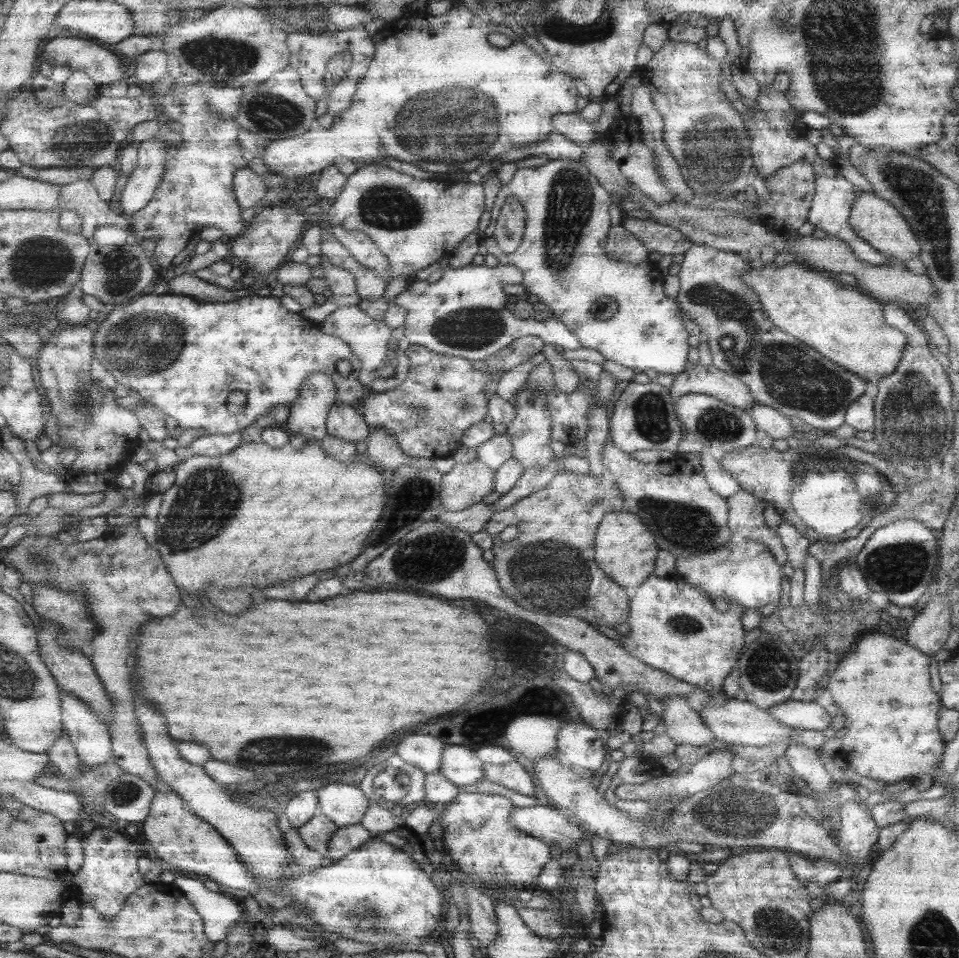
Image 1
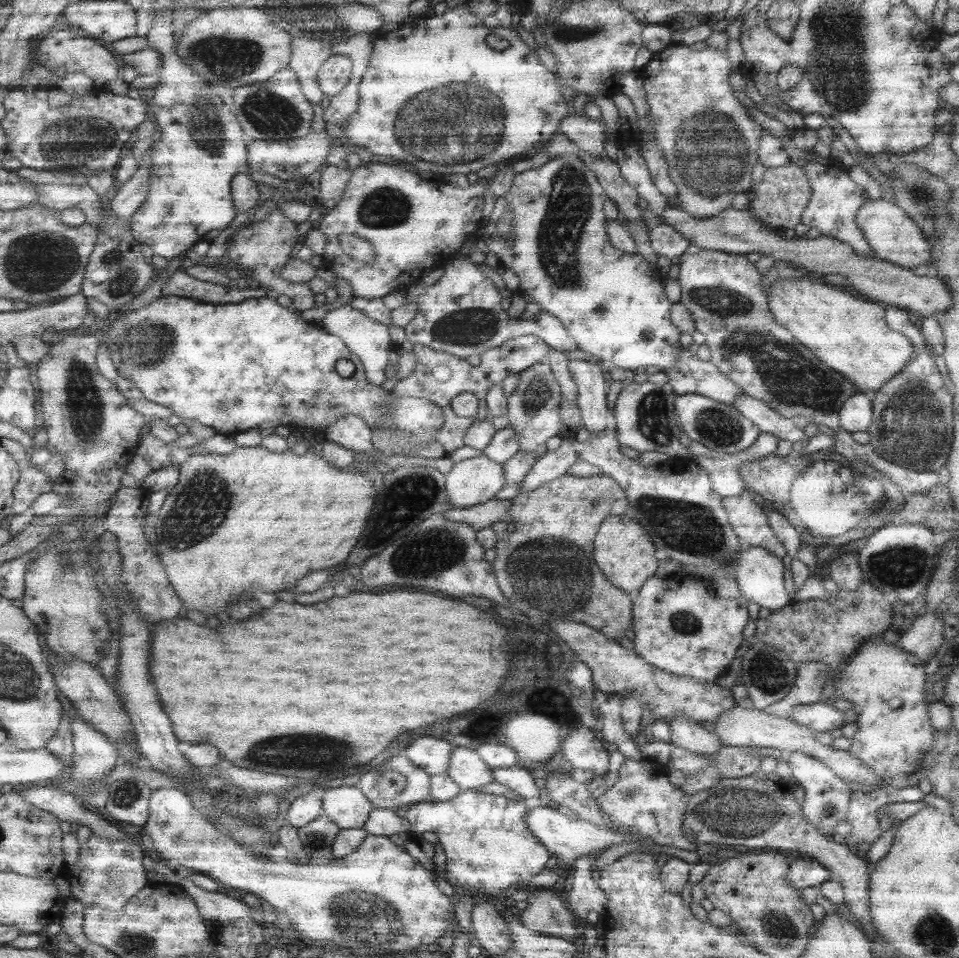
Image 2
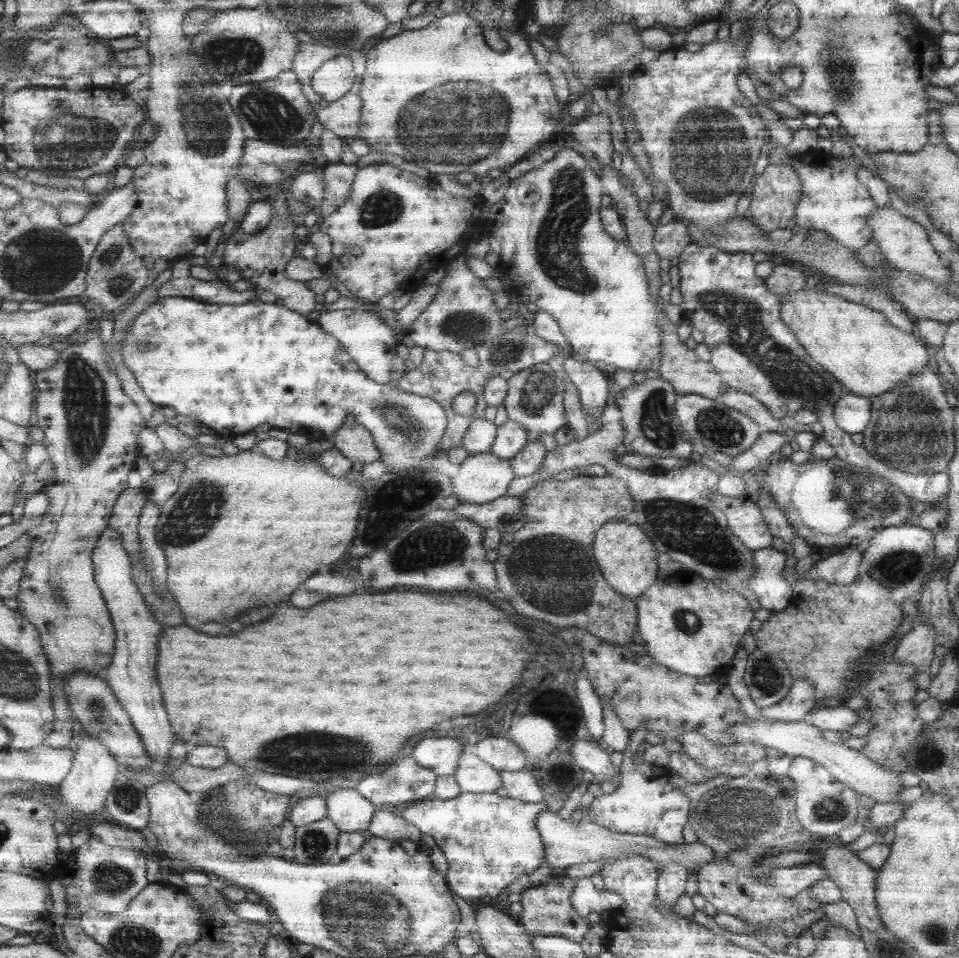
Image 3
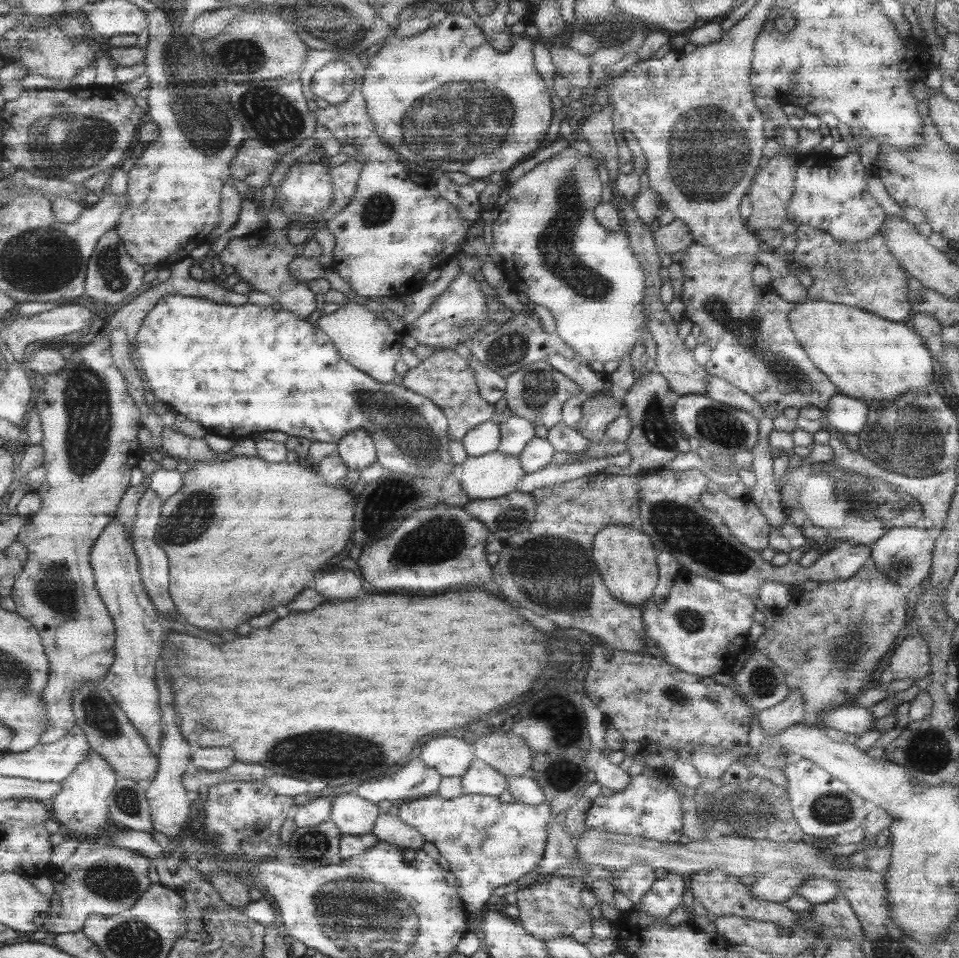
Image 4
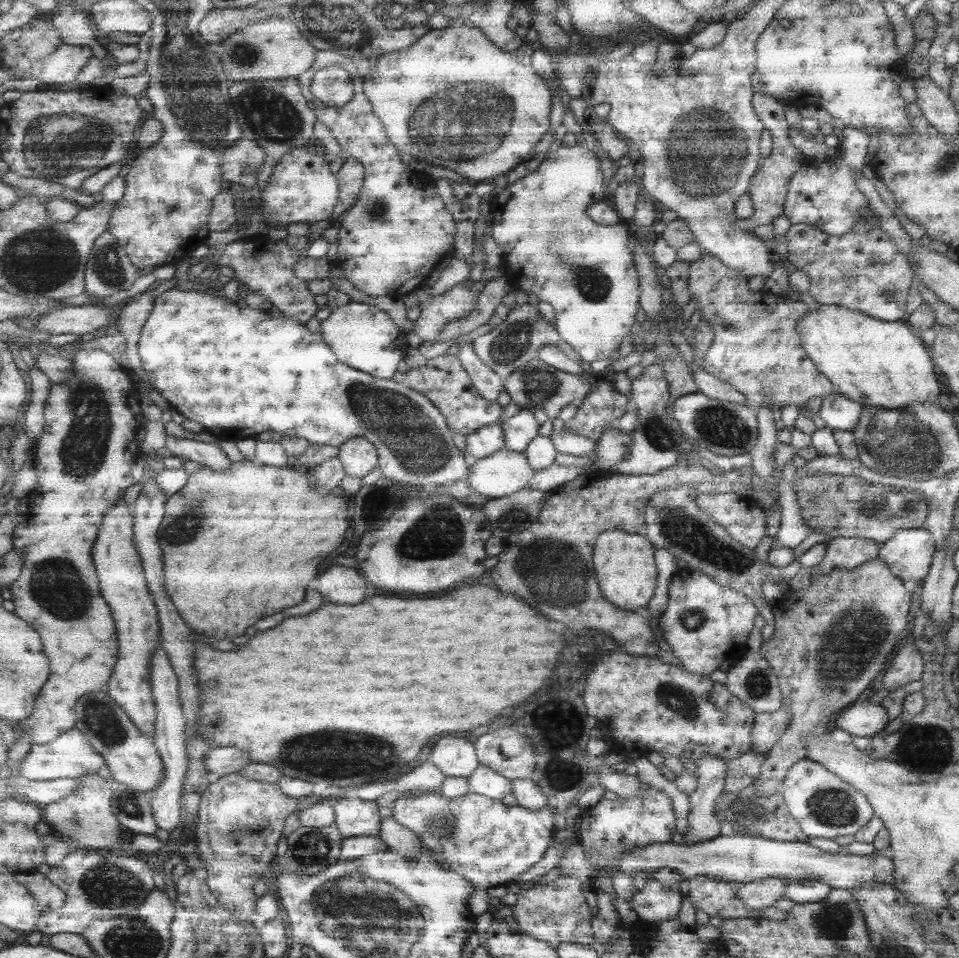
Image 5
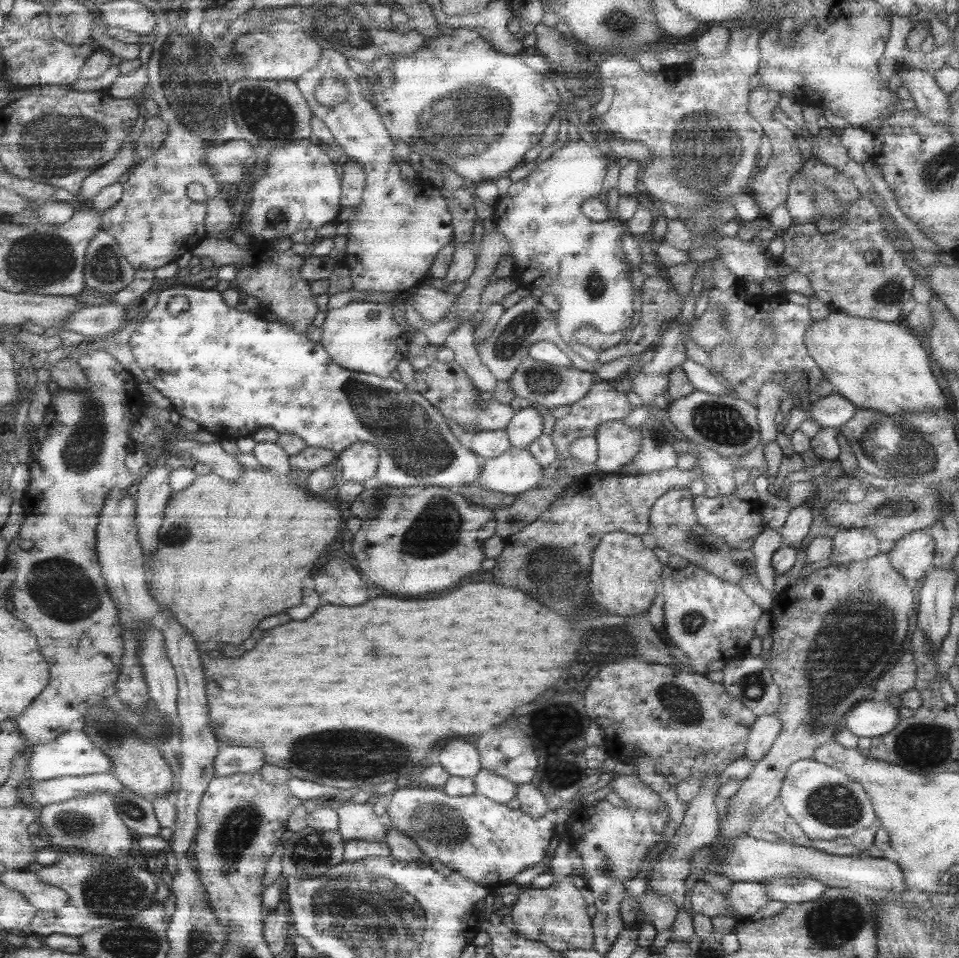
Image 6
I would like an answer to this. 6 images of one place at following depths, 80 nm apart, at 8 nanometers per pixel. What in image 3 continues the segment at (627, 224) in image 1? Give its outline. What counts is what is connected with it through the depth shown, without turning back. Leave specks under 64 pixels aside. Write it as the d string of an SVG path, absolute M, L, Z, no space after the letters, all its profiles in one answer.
M679 221L658 224L653 230L652 248L660 259L677 257L690 243L687 228Z

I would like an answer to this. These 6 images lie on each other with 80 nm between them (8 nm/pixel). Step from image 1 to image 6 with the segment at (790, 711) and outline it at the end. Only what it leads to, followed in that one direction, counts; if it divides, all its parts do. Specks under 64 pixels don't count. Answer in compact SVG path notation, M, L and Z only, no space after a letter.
M886 700L860 701L843 719L843 728L859 738L873 738L893 730L898 724L898 711Z

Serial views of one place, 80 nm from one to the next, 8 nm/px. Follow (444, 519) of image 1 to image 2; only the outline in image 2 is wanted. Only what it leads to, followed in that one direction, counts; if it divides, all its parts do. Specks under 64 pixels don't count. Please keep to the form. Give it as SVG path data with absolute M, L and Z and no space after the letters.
M491 499L477 506L453 507L446 512L446 517L452 521L473 525L473 528L480 531L493 526L496 522L506 522L510 506L510 499Z

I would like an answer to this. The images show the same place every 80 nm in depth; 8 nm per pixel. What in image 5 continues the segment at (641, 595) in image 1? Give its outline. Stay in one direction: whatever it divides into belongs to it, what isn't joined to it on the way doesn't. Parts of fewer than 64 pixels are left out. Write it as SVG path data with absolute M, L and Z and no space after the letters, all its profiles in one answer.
M685 567L671 576L668 595L667 608L657 619L653 631L669 645L682 669L707 676L727 654L746 650L746 639L758 613L741 592L720 586L705 574Z

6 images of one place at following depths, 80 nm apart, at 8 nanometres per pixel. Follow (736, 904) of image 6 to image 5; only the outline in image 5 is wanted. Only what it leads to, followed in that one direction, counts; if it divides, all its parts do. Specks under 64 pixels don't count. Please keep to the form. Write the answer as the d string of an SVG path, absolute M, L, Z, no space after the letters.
M764 878L753 882L740 883L736 897L749 910L772 906L775 900L782 898L784 878Z

